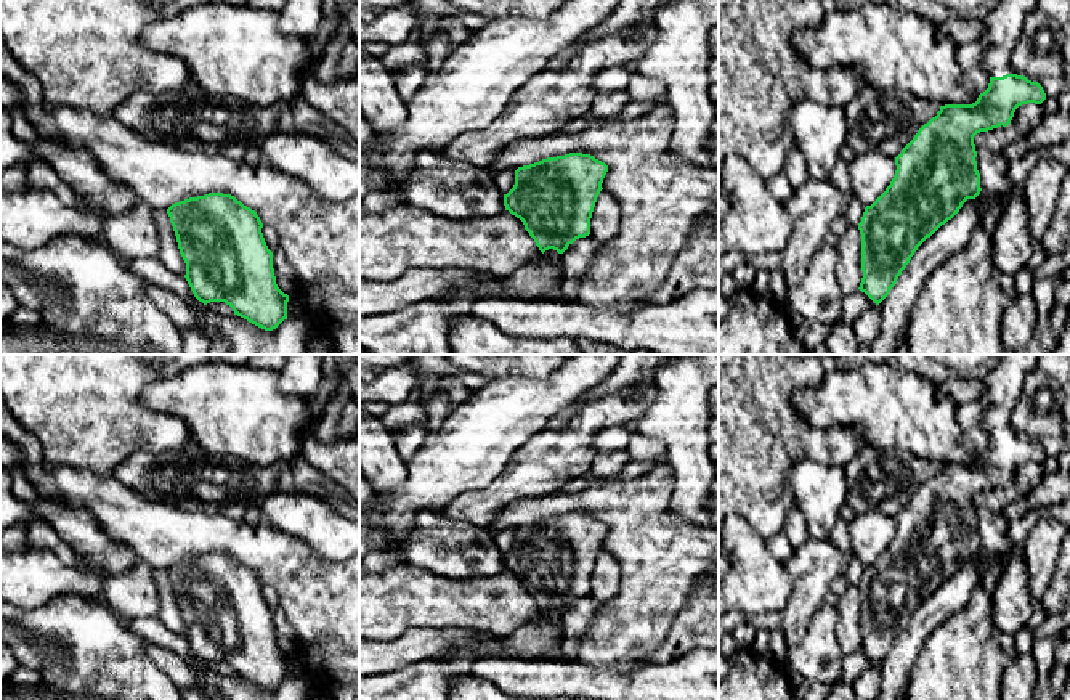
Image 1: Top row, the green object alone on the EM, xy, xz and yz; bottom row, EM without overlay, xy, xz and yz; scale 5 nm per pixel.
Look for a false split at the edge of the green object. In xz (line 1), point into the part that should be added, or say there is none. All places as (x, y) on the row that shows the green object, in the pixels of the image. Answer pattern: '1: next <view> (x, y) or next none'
1: next none

